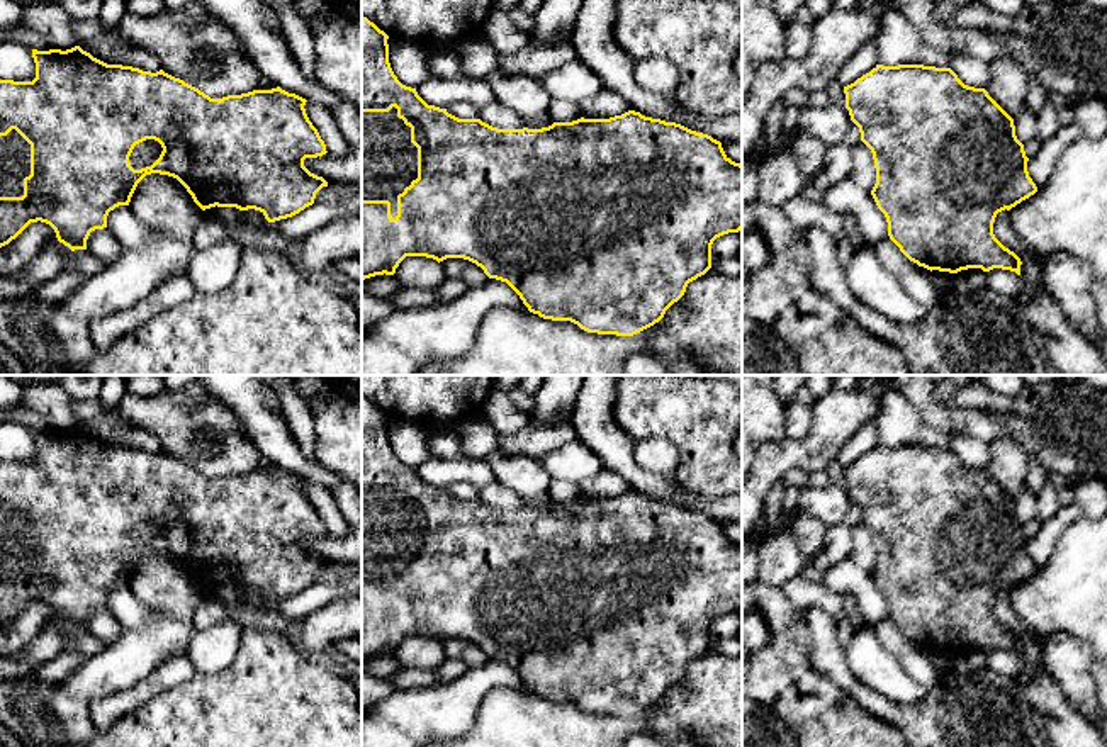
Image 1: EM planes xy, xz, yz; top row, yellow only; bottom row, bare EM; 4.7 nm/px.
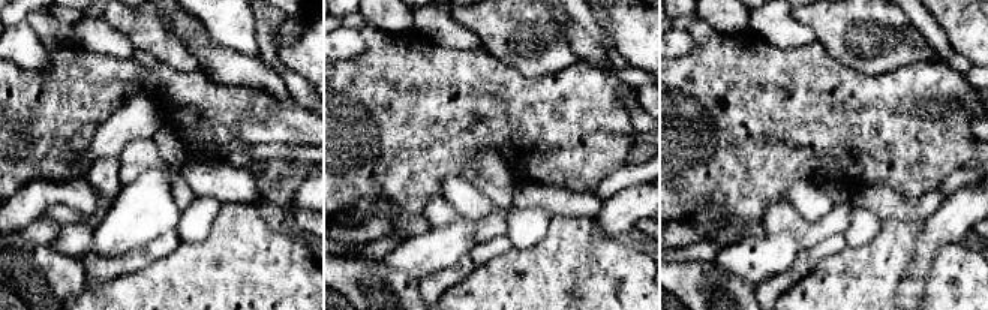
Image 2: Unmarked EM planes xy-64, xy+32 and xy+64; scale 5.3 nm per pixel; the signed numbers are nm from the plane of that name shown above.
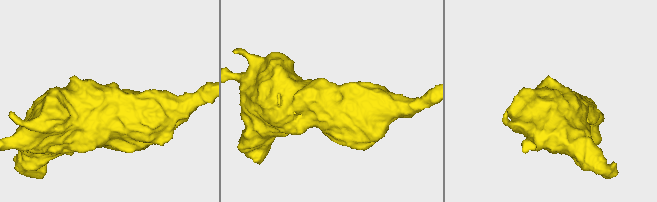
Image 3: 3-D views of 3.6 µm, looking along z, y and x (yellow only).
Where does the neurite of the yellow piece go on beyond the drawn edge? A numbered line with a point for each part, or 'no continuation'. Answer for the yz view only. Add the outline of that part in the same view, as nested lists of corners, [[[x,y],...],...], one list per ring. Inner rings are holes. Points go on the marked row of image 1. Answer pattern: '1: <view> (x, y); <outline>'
no continuation

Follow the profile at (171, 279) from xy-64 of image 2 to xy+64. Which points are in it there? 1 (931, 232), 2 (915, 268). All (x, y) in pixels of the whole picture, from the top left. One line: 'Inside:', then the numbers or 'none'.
Inside: none

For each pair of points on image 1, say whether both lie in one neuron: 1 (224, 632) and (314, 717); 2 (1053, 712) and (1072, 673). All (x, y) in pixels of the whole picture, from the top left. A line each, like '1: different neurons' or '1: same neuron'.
1: different neurons
2: different neurons

